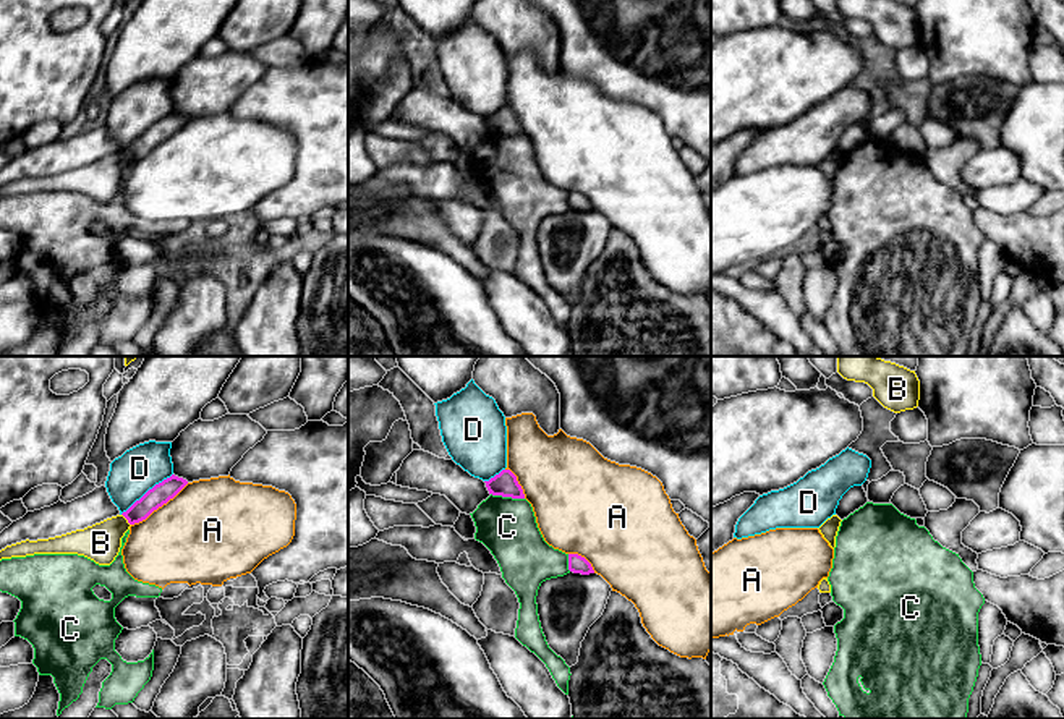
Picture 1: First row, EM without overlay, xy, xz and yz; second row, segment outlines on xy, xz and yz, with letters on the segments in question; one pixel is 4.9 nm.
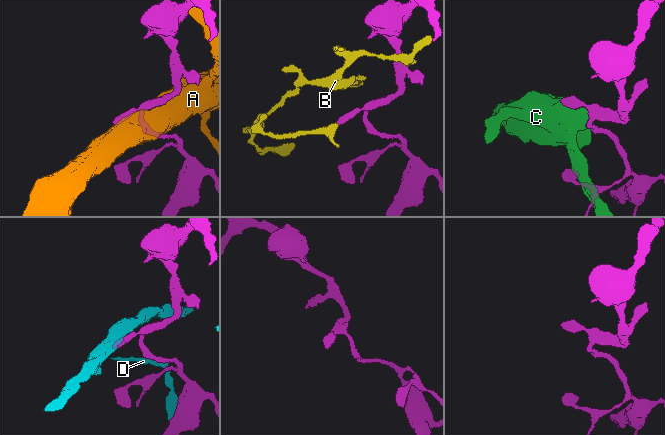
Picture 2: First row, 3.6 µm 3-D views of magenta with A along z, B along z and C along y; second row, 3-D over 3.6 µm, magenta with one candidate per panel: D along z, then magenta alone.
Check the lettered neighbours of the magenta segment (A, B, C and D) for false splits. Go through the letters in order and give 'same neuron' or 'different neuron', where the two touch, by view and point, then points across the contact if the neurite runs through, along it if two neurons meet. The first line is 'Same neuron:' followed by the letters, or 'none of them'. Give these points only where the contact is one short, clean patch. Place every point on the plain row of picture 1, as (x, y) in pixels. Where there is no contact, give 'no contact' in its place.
Same neuron: none of them
A: different neuron; contact xy (159, 143)
B: different neuron; contact xy (127, 156)
C: different neuron; contact xz (507, 133)
D: different neuron; contact xy (148, 128)

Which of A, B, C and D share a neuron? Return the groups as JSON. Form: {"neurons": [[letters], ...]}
{"neurons": [["A"], ["B"], ["C"], ["D"]]}

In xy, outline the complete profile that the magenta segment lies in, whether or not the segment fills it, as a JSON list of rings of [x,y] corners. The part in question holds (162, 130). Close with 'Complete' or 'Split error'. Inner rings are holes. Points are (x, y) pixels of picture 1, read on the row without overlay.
[[[172,112],[149,126],[121,152],[128,157],[130,162],[139,160],[146,157],[154,147],[173,136],[186,121],[186,117]]]. Complete

